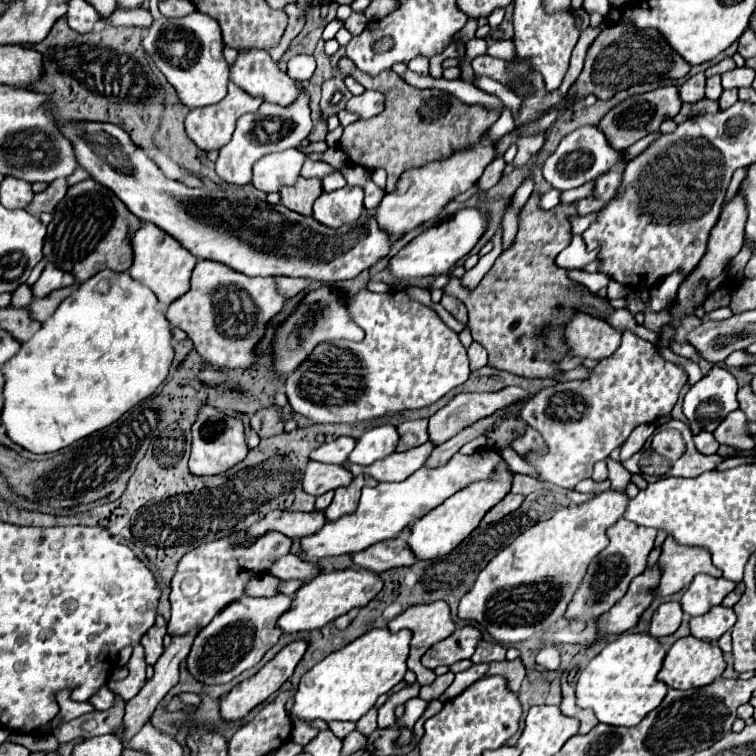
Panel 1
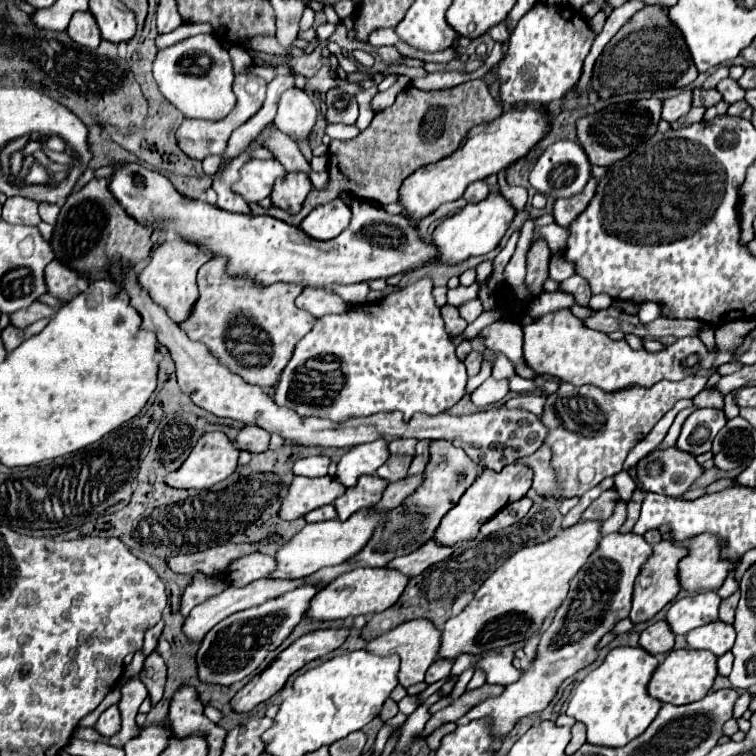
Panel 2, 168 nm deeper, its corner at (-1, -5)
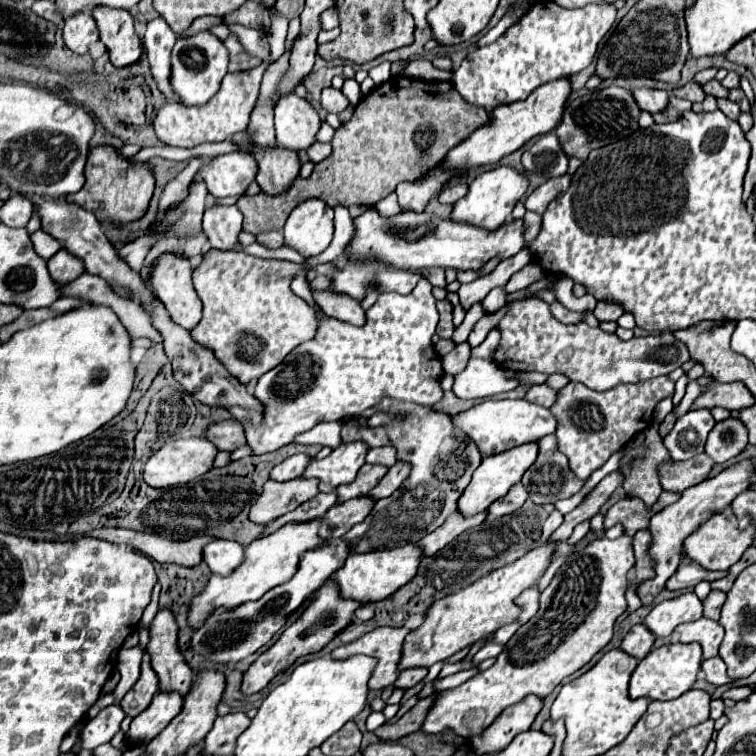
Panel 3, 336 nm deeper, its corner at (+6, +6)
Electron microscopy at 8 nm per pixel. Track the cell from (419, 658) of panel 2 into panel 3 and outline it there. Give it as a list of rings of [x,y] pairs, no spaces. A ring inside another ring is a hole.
[[[379,627],[373,629],[371,633],[363,635],[361,639],[341,645],[331,651],[333,659],[343,659],[343,657],[353,657],[353,655],[369,655],[377,659],[377,665],[373,669],[373,677],[369,679],[369,689],[379,691],[385,687],[391,687],[395,679],[399,677],[397,663],[401,659],[401,645],[403,639],[409,631],[399,627]]]

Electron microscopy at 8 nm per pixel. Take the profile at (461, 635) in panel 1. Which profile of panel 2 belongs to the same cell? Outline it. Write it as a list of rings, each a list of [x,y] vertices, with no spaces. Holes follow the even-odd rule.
[[[436,660],[436,662],[432,662],[432,666],[426,670],[426,682],[432,684],[432,682],[438,682],[440,678],[450,676],[454,662],[456,660]]]

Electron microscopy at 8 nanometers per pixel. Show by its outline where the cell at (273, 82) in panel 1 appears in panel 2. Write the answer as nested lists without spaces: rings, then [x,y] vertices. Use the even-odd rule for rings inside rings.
[[[292,88],[286,90],[280,96],[278,102],[278,114],[274,118],[274,124],[288,134],[290,138],[298,140],[310,134],[314,122],[316,122],[316,106],[306,90]]]

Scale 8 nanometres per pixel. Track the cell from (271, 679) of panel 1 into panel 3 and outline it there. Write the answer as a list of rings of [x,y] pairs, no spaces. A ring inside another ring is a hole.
[[[333,577],[329,581],[325,581],[317,593],[315,599],[305,607],[305,611],[301,613],[301,617],[283,631],[283,635],[277,639],[277,643],[273,643],[265,653],[261,653],[257,657],[257,661],[247,669],[245,677],[243,677],[243,685],[241,691],[245,695],[257,693],[261,691],[277,673],[289,669],[299,657],[311,655],[321,651],[337,633],[341,633],[355,617],[355,609],[359,609],[363,603],[353,601],[353,599],[341,599],[341,595],[337,593],[337,583],[333,581]]]

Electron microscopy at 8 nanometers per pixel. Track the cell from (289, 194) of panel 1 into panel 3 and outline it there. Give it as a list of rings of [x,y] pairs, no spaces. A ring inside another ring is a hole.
[[[263,147],[253,153],[257,157],[257,177],[261,191],[267,195],[279,195],[289,189],[293,179],[299,175],[301,161],[295,151],[281,147]]]

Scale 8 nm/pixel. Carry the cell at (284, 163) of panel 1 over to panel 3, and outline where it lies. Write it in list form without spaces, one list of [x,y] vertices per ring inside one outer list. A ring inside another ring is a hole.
[[[233,151],[227,155],[213,157],[201,165],[195,181],[207,185],[209,195],[217,199],[243,195],[247,185],[257,175],[257,163],[251,153]]]

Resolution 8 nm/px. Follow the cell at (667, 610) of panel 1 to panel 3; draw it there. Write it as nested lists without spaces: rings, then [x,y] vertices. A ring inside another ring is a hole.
[[[633,625],[631,631],[621,641],[621,649],[635,659],[643,659],[653,647],[653,633],[645,625]]]

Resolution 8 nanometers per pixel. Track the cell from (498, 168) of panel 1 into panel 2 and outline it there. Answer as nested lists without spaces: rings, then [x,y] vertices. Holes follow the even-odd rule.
[[[480,180],[480,182],[474,182],[472,186],[468,186],[468,188],[466,188],[466,192],[464,192],[464,198],[466,198],[468,202],[476,204],[476,202],[484,200],[488,194],[490,194],[490,188],[488,188],[486,180]]]

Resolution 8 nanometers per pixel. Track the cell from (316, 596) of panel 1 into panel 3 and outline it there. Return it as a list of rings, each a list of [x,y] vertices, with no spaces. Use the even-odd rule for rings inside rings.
[[[405,545],[397,549],[383,549],[383,551],[369,551],[369,553],[351,553],[345,565],[333,577],[339,583],[341,597],[349,597],[361,603],[375,603],[387,599],[415,577],[421,555],[423,551],[417,545]]]

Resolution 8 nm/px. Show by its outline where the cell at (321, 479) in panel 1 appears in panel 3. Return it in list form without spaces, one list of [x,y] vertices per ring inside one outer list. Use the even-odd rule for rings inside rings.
[[[291,479],[285,483],[267,481],[261,497],[257,497],[249,509],[249,521],[267,525],[273,519],[297,509],[303,501],[309,501],[319,493],[317,483],[317,479]]]

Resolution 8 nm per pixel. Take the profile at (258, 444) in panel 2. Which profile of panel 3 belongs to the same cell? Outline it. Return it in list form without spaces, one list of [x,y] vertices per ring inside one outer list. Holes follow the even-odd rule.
[[[221,421],[221,423],[211,423],[205,431],[205,439],[209,439],[219,451],[235,451],[245,445],[245,433],[239,421]]]

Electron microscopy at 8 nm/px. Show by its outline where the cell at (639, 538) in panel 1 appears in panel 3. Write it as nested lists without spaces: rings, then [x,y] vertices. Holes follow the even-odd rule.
[[[627,535],[613,541],[603,537],[583,551],[569,555],[549,587],[541,593],[541,609],[509,639],[507,651],[501,651],[493,667],[477,673],[467,683],[437,691],[421,731],[427,735],[445,731],[453,731],[459,737],[479,735],[509,705],[519,703],[531,693],[541,699],[547,697],[565,677],[587,665],[611,641],[613,625],[627,609],[627,573],[635,565],[631,539]]]

